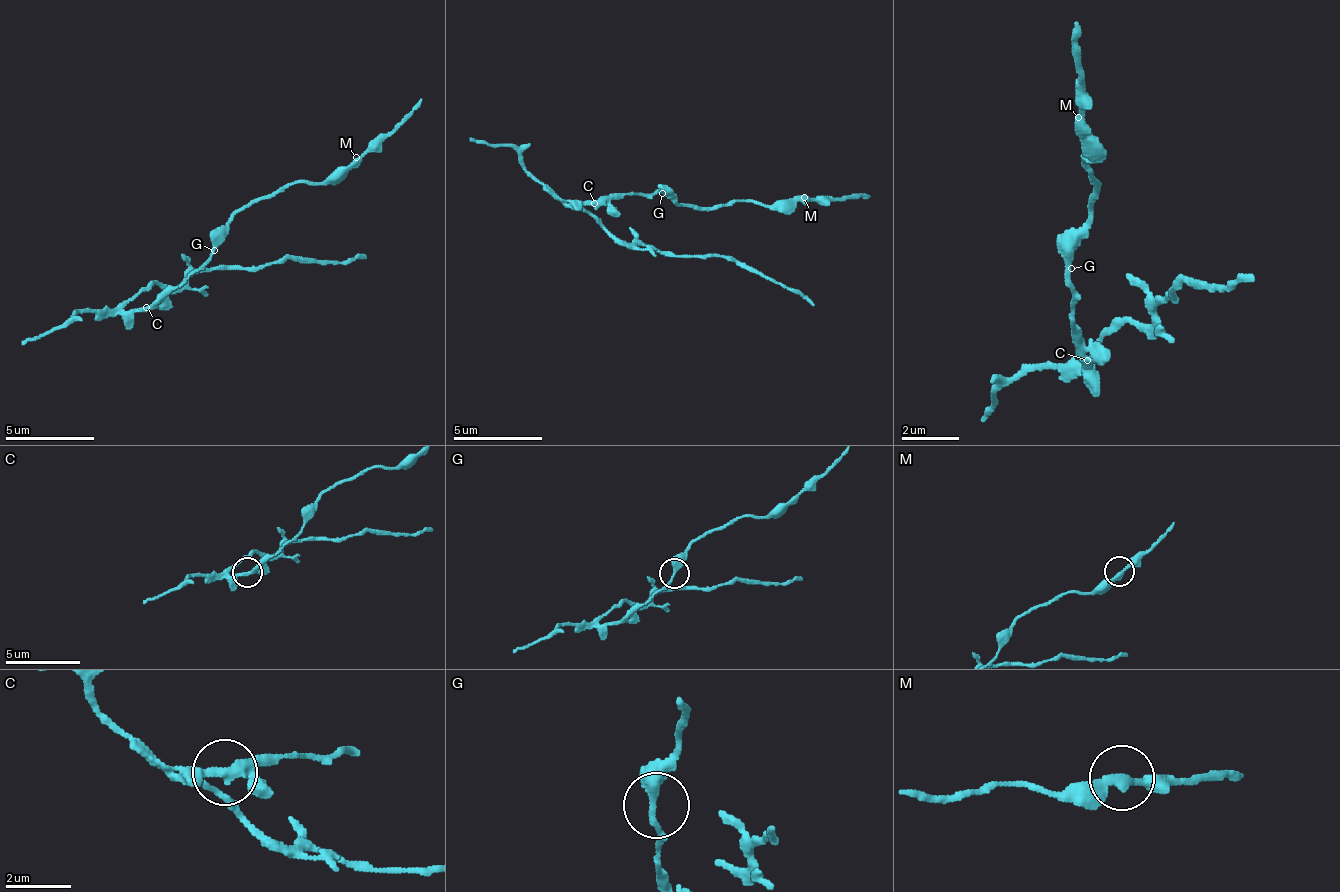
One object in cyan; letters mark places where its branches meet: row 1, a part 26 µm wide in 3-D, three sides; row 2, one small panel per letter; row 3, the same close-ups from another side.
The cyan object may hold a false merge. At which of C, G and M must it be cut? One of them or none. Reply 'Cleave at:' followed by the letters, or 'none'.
Cleave at: C

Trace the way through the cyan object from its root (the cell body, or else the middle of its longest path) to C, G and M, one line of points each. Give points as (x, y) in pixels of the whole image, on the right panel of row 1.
C: (1078, 333), (1078, 355), (1085, 362)
G: (1078, 333), (1071, 326), (1071, 268)
M: (1078, 333), (1071, 326), (1071, 240), (1092, 218), (1092, 175), (1085, 167), (1092, 160), (1092, 131), (1078, 117)

